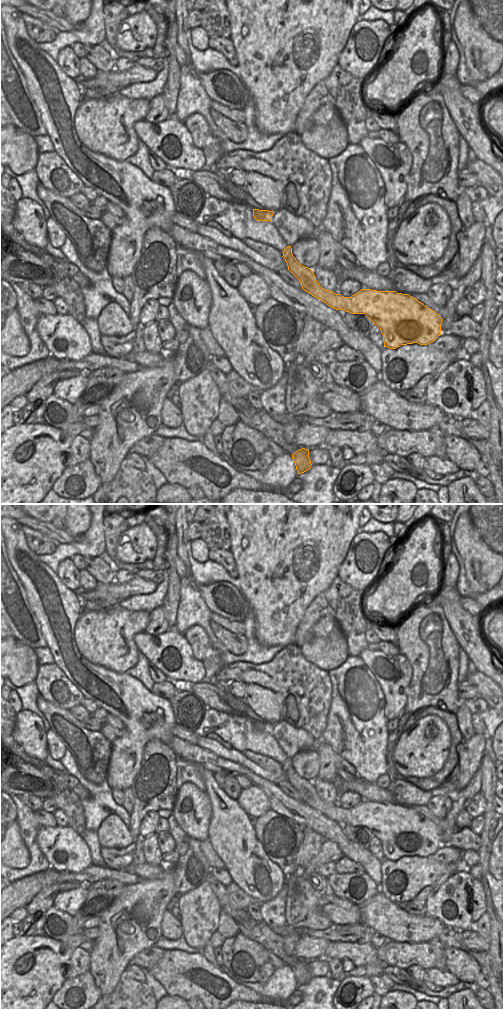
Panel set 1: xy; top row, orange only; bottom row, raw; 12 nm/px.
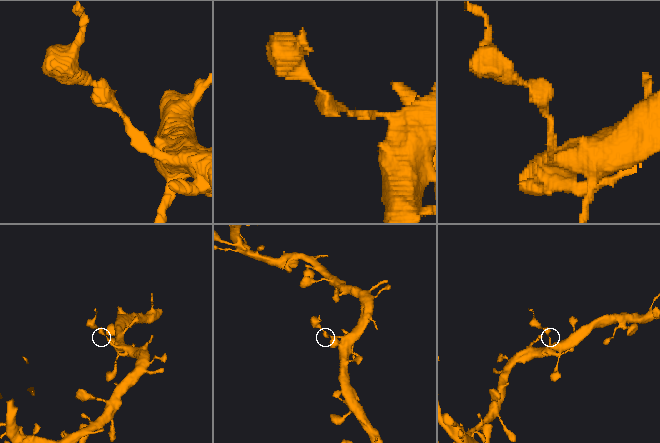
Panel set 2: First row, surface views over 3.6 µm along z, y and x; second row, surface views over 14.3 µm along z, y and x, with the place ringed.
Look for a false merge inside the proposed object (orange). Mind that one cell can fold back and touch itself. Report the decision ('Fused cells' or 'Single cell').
Fused cells.

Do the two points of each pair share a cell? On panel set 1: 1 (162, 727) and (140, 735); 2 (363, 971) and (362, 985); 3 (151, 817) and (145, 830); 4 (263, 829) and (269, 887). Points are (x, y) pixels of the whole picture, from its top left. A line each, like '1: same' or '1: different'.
1: same
2: different
3: same
4: different

